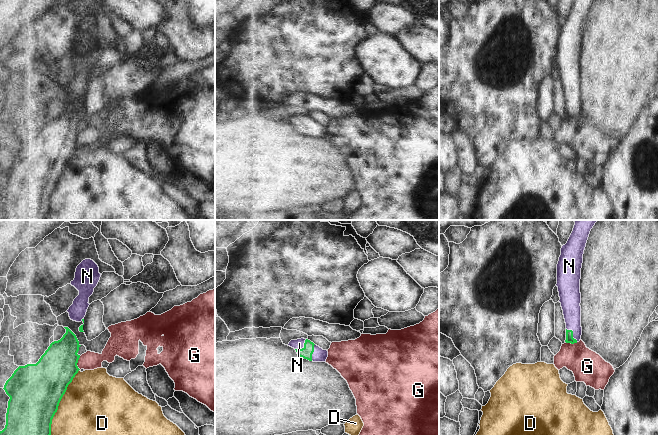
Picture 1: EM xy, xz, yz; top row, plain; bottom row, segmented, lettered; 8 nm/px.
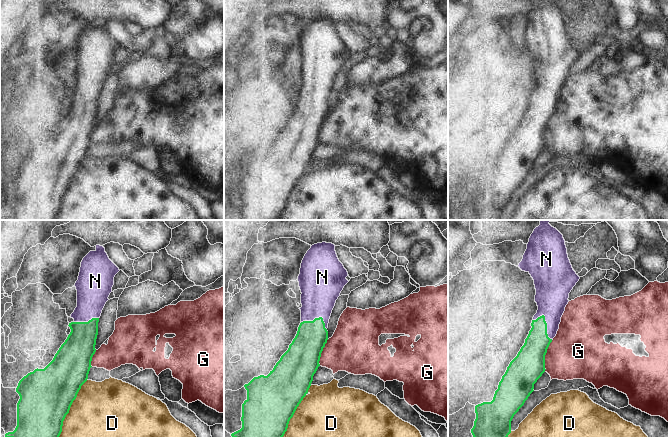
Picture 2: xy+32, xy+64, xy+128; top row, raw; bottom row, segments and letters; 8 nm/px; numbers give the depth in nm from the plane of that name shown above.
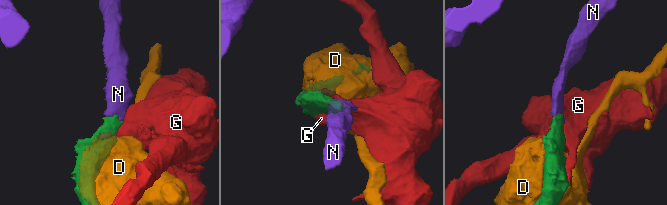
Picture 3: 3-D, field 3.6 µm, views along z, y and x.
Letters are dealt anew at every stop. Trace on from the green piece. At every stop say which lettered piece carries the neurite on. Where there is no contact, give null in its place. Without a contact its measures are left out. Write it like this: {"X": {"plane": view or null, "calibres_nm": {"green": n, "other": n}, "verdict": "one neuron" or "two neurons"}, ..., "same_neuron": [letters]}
{"D": {"plane": "xy", "calibres_nm": {"green": 440, "other": 480}, "verdict": "two neurons"}, "G": {"plane": "xy", "calibres_nm": {"green": 320, "other": 140}, "verdict": "two neurons"}, "N": {"plane": "yz", "calibres_nm": {"green": 60, "other": 160}, "verdict": "one neuron"}, "same_neuron": ["N"]}

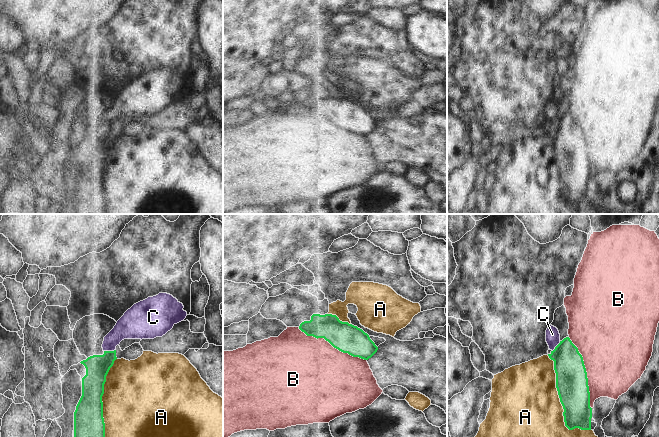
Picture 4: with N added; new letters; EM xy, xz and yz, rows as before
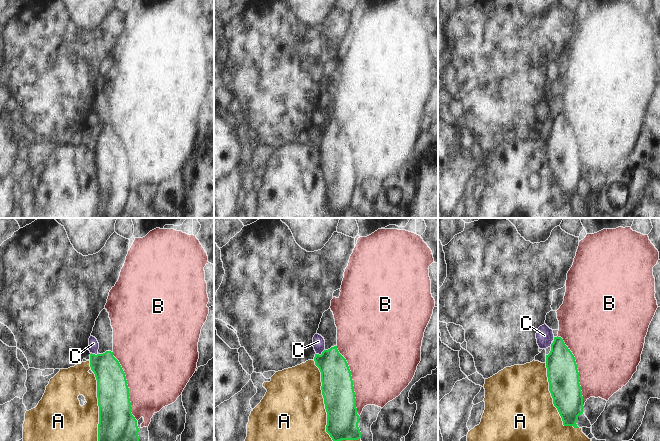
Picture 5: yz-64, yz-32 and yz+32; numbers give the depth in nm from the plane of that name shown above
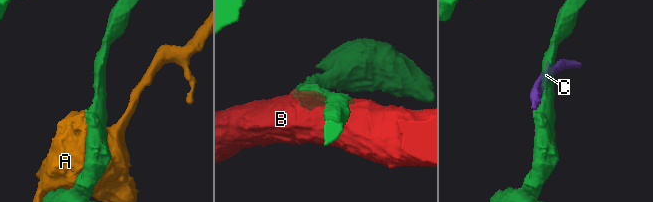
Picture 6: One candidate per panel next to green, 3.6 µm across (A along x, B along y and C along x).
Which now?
{"A": {"plane": "yz", "calibres_nm": {"green": 260, "other": 500}, "verdict": "two neurons"}, "B": {"plane": "yz", "calibres_nm": {"green": 260, "other": 480}, "verdict": "two neurons"}, "C": {"plane": "xy", "calibres_nm": {"green": 190, "other": 190}, "verdict": "two neurons"}, "same_neuron": []}

